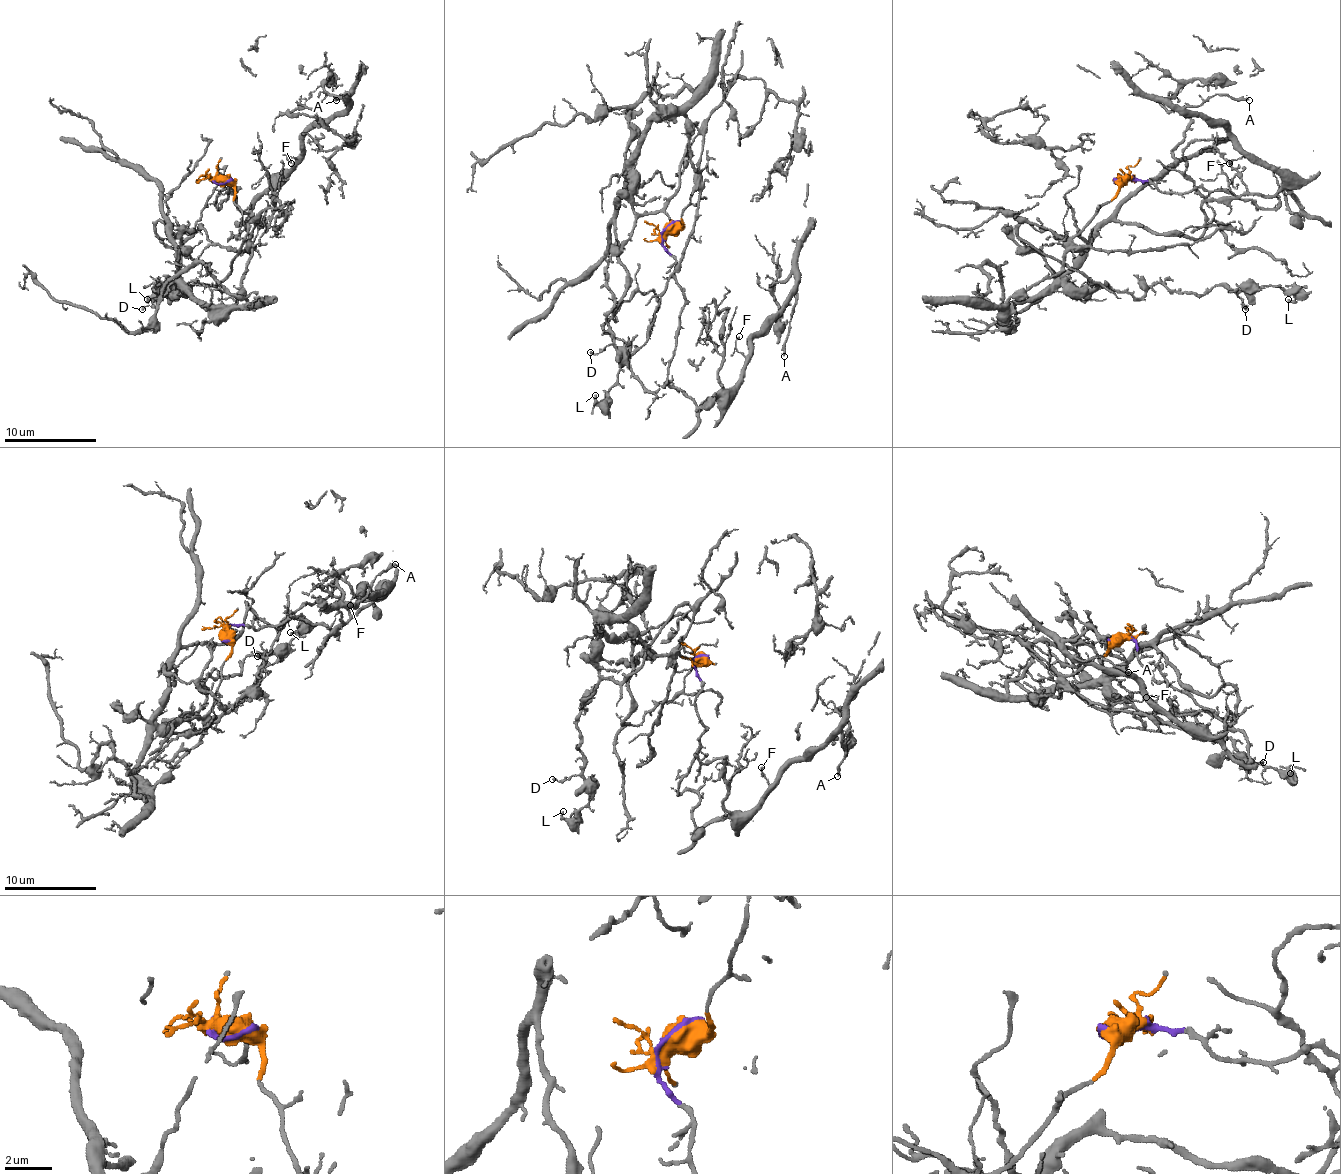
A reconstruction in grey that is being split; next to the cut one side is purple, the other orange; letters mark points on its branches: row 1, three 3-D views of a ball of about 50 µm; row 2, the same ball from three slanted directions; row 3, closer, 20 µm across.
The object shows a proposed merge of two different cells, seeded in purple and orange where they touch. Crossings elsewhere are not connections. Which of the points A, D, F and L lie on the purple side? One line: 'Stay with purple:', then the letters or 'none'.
Stay with purple: A, F

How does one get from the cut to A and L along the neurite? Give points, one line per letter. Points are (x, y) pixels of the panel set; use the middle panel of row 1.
A: (665, 228), (684, 309), (663, 385), (712, 401), (739, 380), (748, 341), (792, 295), (783, 355)
L: (665, 228), (682, 226), (698, 180), (695, 124), (679, 189), (605, 265), (619, 364), (603, 401), (594, 394)

